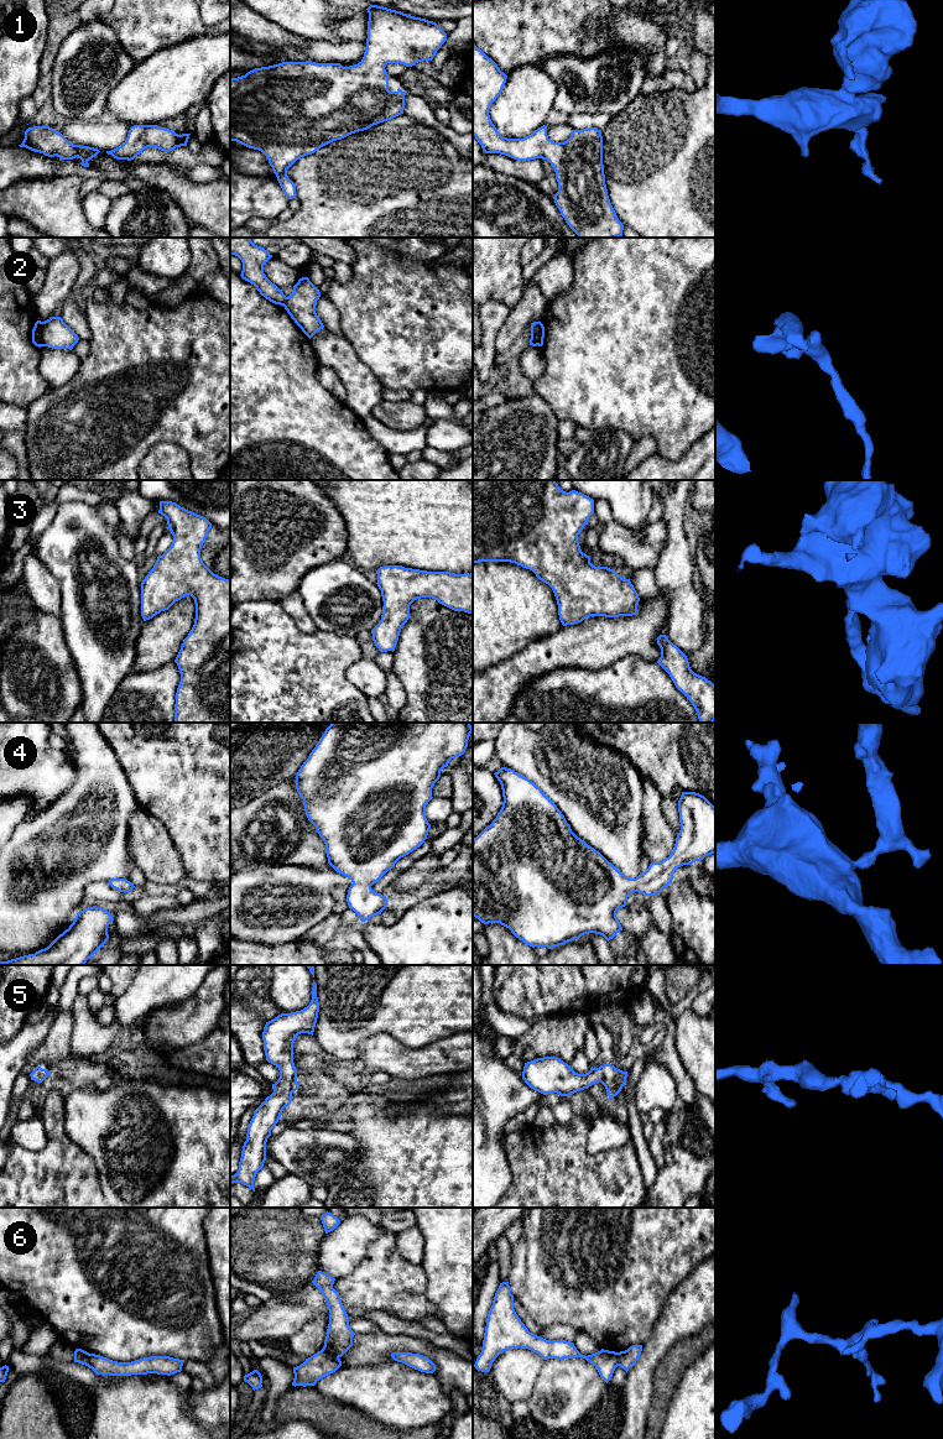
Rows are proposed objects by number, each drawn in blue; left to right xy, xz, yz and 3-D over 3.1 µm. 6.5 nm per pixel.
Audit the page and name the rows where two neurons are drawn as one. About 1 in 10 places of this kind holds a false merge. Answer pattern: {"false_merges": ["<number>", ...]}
{"false_merges": ["2", "6"]}

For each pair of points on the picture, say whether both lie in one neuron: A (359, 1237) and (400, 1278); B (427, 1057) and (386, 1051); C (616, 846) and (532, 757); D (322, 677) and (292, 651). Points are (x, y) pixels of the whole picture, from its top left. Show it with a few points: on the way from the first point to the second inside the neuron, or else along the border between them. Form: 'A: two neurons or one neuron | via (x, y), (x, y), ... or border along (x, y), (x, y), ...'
A: two neurons | border along (381, 1228), (366, 1256), (352, 1271)
B: one neuron | via (417, 1057), (396, 1057)
C: one neuron | via (599, 823), (556, 776)
D: one neuron | via (314, 672), (300, 658)

